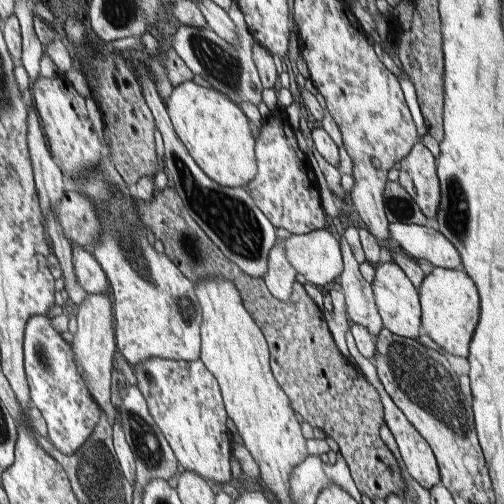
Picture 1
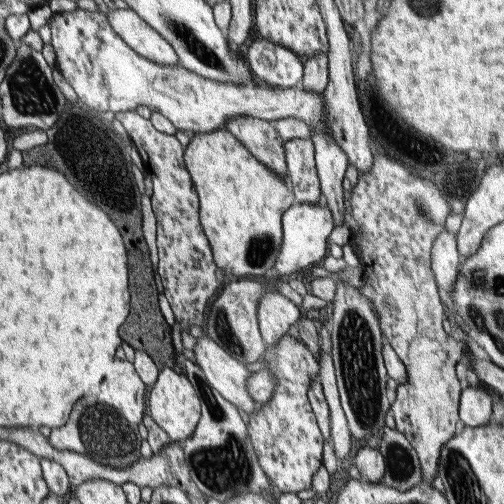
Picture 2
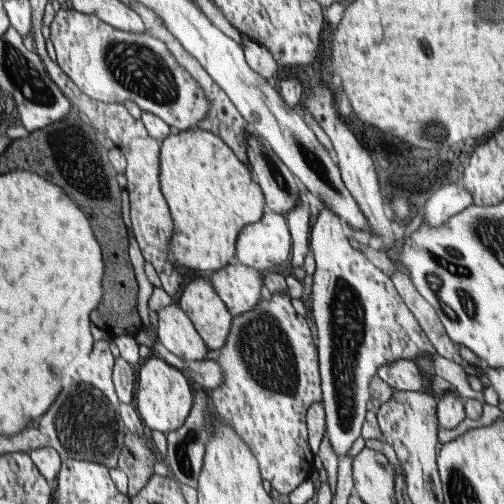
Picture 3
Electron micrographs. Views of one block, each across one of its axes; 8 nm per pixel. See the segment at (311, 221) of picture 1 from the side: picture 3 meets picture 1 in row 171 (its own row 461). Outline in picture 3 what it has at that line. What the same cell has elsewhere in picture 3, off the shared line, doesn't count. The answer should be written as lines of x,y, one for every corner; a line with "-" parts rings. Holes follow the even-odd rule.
285,290
271,292
269,300
263,300
259,296
251,310
233,316
231,330
225,336
223,348
217,350
215,362
217,366
221,366
223,380
219,386
209,390
211,406
237,430
241,440
249,444
253,456
257,456
257,464
261,466
261,476
271,484
271,488
281,496
289,496
293,488
309,478
313,472
305,412
311,404
321,402
321,376
317,344
309,322
293,310
291,298

